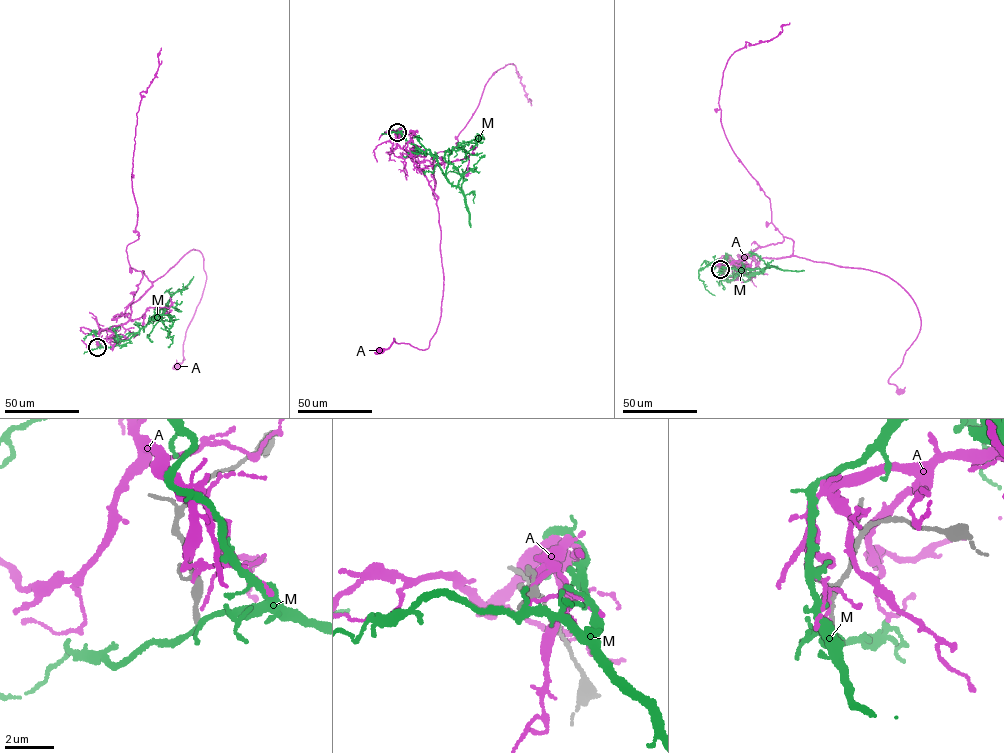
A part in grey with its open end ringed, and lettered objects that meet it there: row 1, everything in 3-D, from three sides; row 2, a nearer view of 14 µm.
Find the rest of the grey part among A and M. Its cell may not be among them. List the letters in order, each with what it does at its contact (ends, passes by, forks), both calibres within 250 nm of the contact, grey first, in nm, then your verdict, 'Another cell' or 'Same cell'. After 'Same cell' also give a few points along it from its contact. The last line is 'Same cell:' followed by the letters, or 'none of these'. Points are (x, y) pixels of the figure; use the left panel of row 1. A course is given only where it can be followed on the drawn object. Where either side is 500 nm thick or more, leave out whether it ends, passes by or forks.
A: It ends there. Thickness 300 nm (grey) against 100 nm. Another cell
M: It forks there. Thickness 240 nm (grey) against 220 nm. Another cell
Same cell: none of these

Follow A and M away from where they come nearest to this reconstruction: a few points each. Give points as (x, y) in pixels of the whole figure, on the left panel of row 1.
A: (97, 347), (95, 332), (125, 323), (154, 281), (197, 250), (206, 279), (177, 365)
M: (97, 347), (124, 345), (156, 314), (154, 321), (149, 321), (158, 315), (171, 316), (170, 347)

